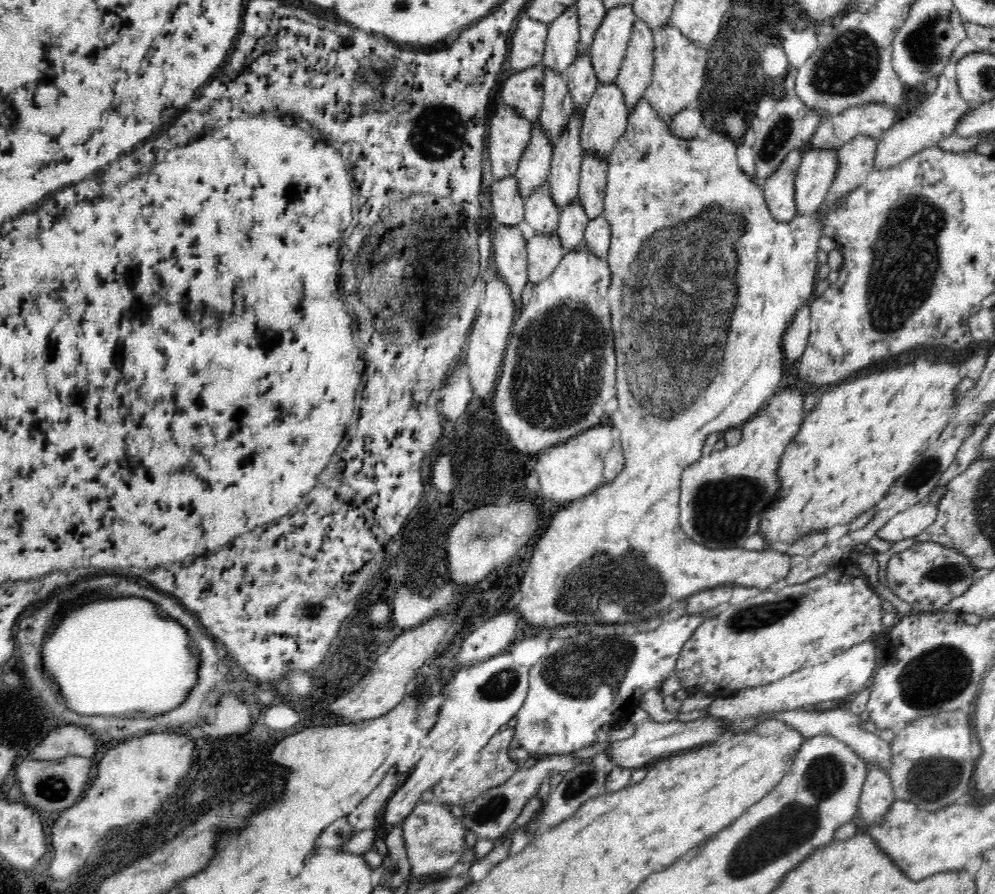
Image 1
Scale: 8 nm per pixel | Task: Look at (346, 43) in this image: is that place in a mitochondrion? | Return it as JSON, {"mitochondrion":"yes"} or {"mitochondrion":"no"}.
{"mitochondrion":"no"}

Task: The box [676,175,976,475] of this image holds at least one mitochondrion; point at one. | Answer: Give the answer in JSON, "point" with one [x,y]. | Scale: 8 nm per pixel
{"point":[905,258]}

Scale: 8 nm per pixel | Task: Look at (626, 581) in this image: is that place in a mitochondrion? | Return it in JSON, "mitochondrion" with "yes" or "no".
{"mitochondrion":"yes"}

